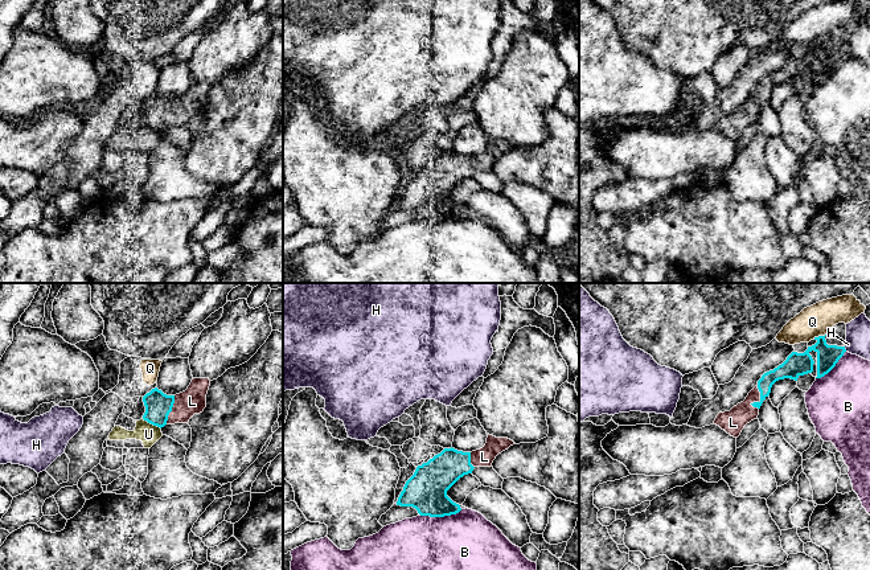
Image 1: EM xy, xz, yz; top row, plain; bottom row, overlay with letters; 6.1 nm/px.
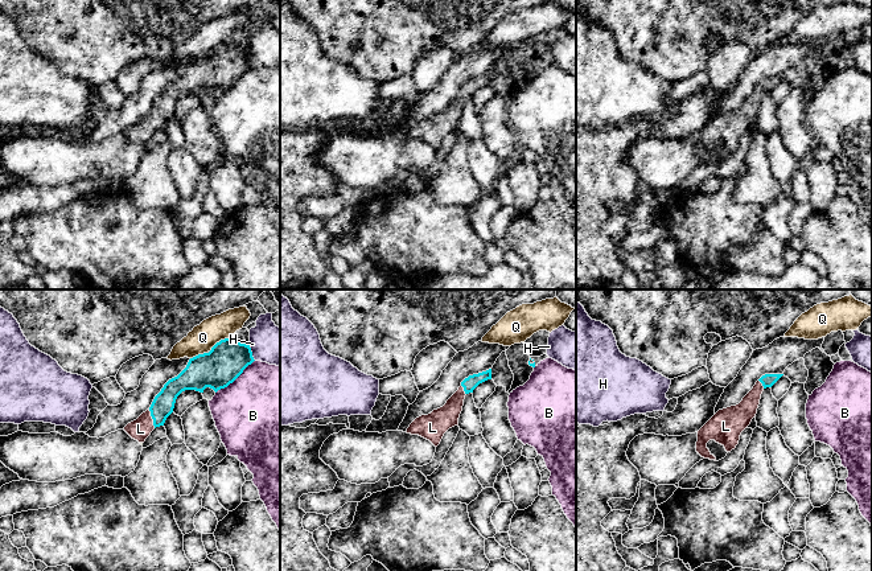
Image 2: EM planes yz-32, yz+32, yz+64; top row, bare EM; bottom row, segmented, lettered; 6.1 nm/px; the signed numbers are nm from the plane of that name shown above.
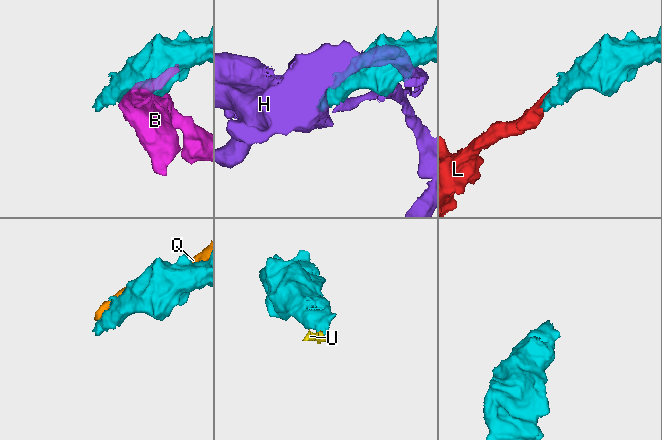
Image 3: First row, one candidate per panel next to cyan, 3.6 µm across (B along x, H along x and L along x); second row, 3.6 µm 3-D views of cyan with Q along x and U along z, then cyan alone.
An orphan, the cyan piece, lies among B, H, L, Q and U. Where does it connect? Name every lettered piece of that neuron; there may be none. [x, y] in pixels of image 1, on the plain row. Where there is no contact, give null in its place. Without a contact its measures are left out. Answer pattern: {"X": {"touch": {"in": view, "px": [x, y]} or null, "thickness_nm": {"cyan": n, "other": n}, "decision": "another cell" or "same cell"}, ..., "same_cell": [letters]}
{"B": {"touch": {"in": "xz", "px": [440, 220]}, "thickness_nm": {"cyan": 260, "other": 500}, "decision": "another cell"}, "H": {"touch": {"in": "yz", "px": [845, 53]}, "thickness_nm": {"cyan": 140, "other": 140}, "decision": "another cell"}, "L": {"touch": {"in": "yz", "px": [760, 103]}, "thickness_nm": {"cyan": 110, "other": 150}, "decision": "same cell"}, "Q": {"touch": {"in": "yz", "px": [819, 40]}, "thickness_nm": {"cyan": 140, "other": 190}, "decision": "another cell"}, "U": {"touch": {"in": "xy", "px": [152, 127]}, "thickness_nm": {"cyan": 160, "other": 120}, "decision": "another cell"}, "same_cell": ["L"]}

